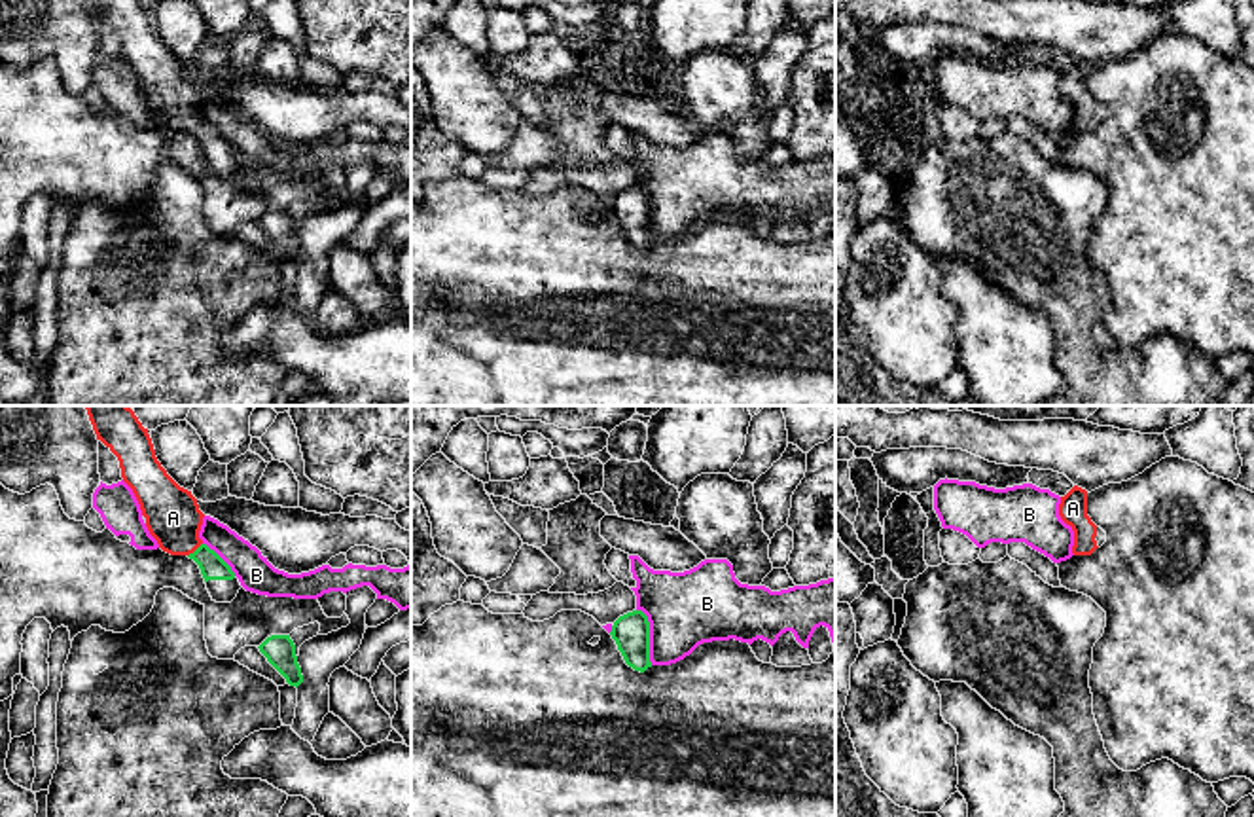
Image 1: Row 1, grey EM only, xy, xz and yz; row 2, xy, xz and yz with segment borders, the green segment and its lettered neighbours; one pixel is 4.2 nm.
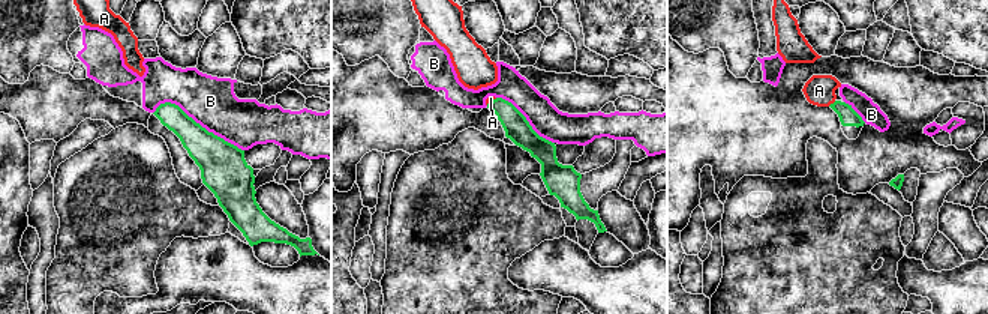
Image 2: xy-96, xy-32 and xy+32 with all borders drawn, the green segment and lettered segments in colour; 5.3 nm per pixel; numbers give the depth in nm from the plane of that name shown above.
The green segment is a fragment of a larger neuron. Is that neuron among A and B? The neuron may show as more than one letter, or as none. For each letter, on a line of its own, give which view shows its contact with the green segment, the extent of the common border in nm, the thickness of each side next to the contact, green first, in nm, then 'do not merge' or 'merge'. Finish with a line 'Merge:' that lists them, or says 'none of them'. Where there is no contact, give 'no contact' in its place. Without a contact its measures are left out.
A: contact in xy; length 90 nm; calibres 110 and 240 nm; merge
B: contact in xz; length 240 nm; calibres 160 and 320 nm; do not merge
Merge: A

